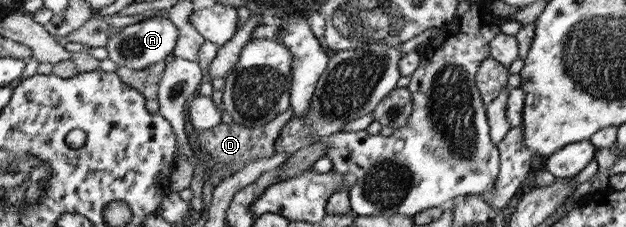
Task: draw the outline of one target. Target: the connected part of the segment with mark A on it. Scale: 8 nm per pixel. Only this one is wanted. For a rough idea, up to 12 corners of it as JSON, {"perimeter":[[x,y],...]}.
{"perimeter":[[153,16],[115,28],[108,58],[138,70],[174,53],[177,26]]}

